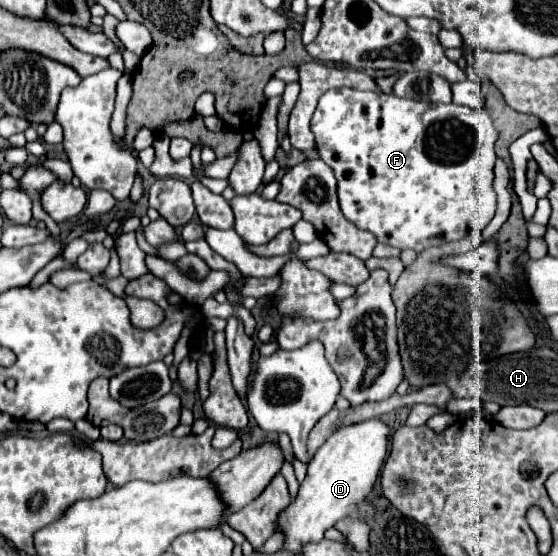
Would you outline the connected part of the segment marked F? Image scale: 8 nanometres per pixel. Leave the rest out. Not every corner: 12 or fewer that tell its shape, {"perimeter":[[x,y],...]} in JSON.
{"perimeter":[[331,90],[341,212],[423,252],[495,214],[485,110]]}

